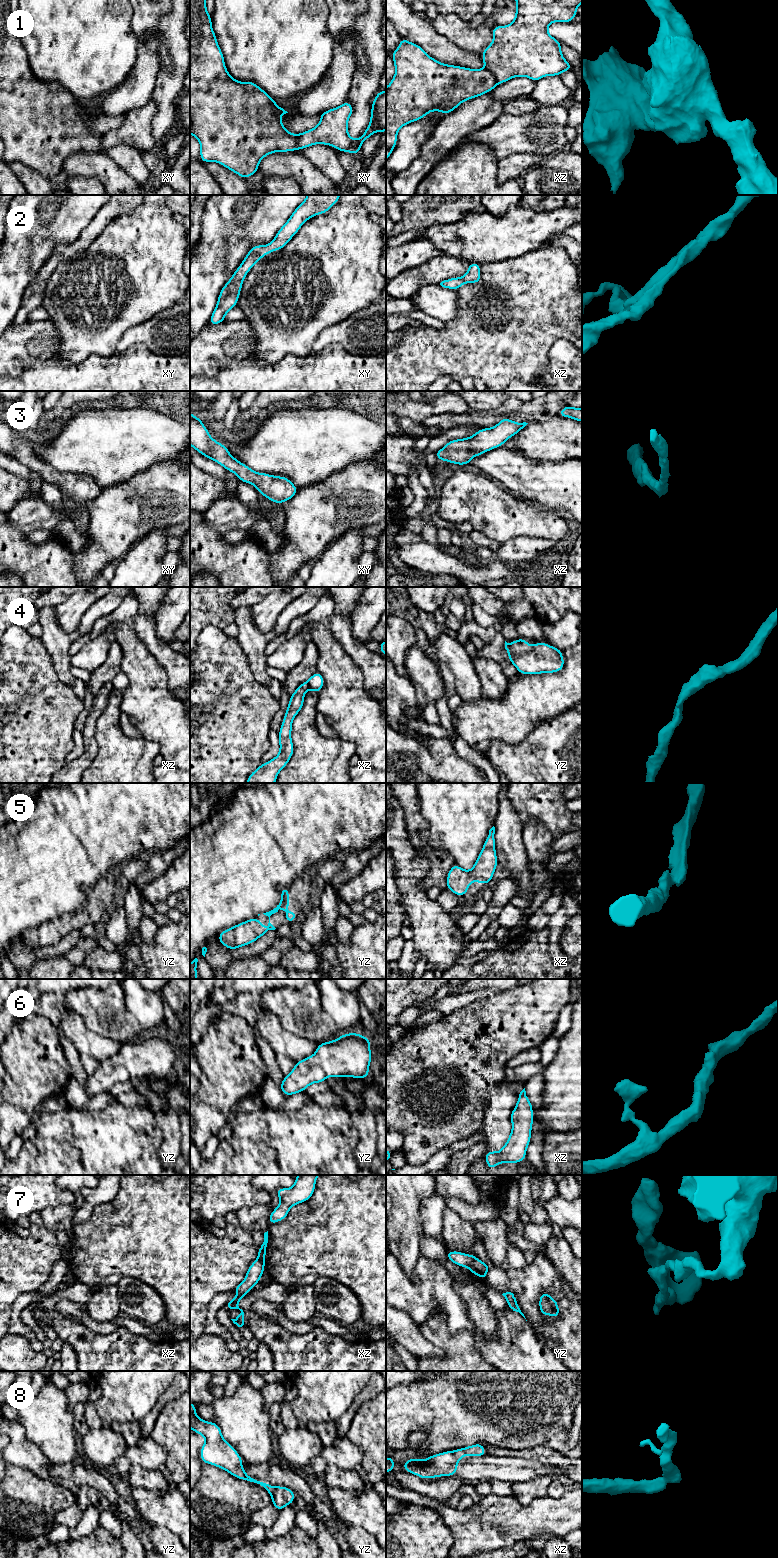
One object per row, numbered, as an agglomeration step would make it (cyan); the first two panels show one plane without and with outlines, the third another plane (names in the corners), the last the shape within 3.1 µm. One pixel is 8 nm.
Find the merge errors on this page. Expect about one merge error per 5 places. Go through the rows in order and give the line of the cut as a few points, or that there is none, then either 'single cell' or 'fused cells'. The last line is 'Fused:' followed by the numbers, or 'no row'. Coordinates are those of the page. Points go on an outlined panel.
1: cut xz (485, 68), (498, 83); fused cells
2: cut none; single cell
3: cut none; single cell
4: cut none; single cell
5: cut none; single cell
6: cut none; single cell
7: cut yz (475, 1257), (468, 1267); fused cells
8: cut xz (451, 1451), (459, 1459); fused cells
Fused: 1, 7, 8

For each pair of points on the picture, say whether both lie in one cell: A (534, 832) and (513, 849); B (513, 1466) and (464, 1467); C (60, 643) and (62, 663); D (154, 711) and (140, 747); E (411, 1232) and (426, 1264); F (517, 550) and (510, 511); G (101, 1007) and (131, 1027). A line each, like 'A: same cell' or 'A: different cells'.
A: different cells
B: same cell
C: same cell
D: different cells
E: different cells
F: different cells
G: same cell

